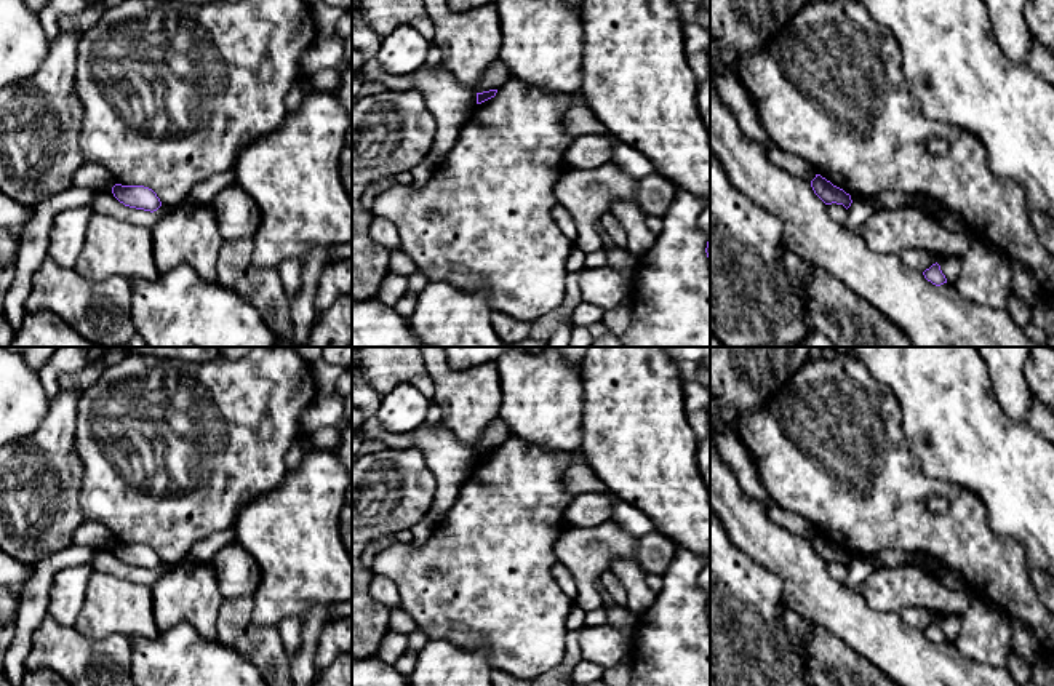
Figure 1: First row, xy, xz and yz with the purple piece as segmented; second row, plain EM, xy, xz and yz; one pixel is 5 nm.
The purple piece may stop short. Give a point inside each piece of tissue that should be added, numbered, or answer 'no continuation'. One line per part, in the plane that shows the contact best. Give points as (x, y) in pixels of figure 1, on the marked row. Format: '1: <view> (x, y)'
no continuation

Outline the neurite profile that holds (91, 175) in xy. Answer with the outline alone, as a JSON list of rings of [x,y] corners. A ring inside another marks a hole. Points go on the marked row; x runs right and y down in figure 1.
[[[83,162],[74,176],[74,185],[91,190],[112,190],[115,185],[112,174],[96,162]]]

